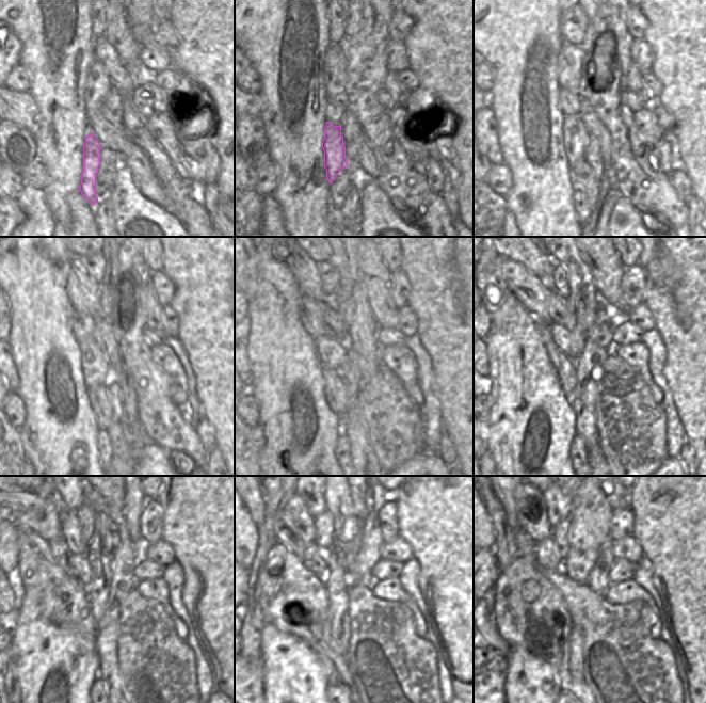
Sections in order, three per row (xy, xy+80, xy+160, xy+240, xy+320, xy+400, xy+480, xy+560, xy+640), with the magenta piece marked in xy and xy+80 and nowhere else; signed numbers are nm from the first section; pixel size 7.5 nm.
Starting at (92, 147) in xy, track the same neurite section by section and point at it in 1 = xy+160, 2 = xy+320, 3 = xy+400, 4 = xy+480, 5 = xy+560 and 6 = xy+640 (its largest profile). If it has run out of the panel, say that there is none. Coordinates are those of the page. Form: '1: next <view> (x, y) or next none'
1: next xy+160 (575, 136)
2: next xy+320 (332, 354)
3: next xy+400 (571, 344)
4: next xy+480 (80, 563)
5: next xy+560 (316, 560)
6: next xy+640 (547, 555)

